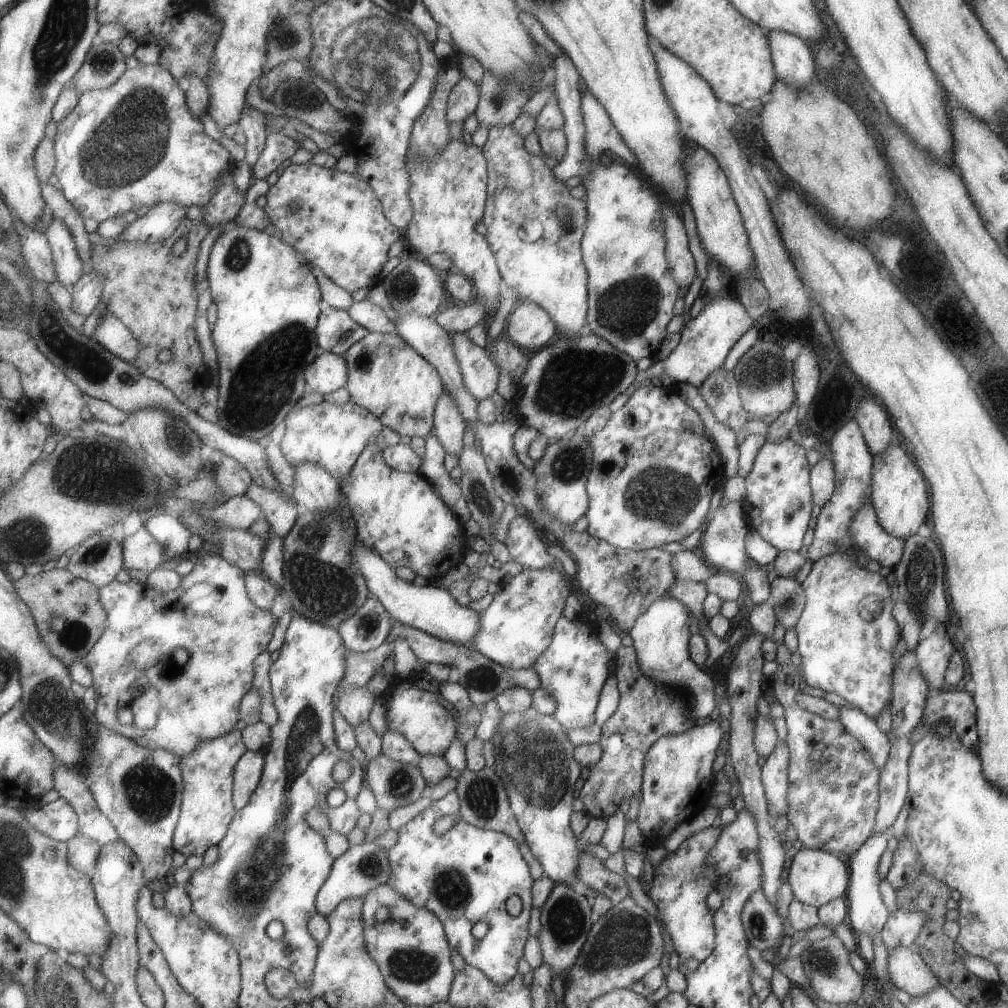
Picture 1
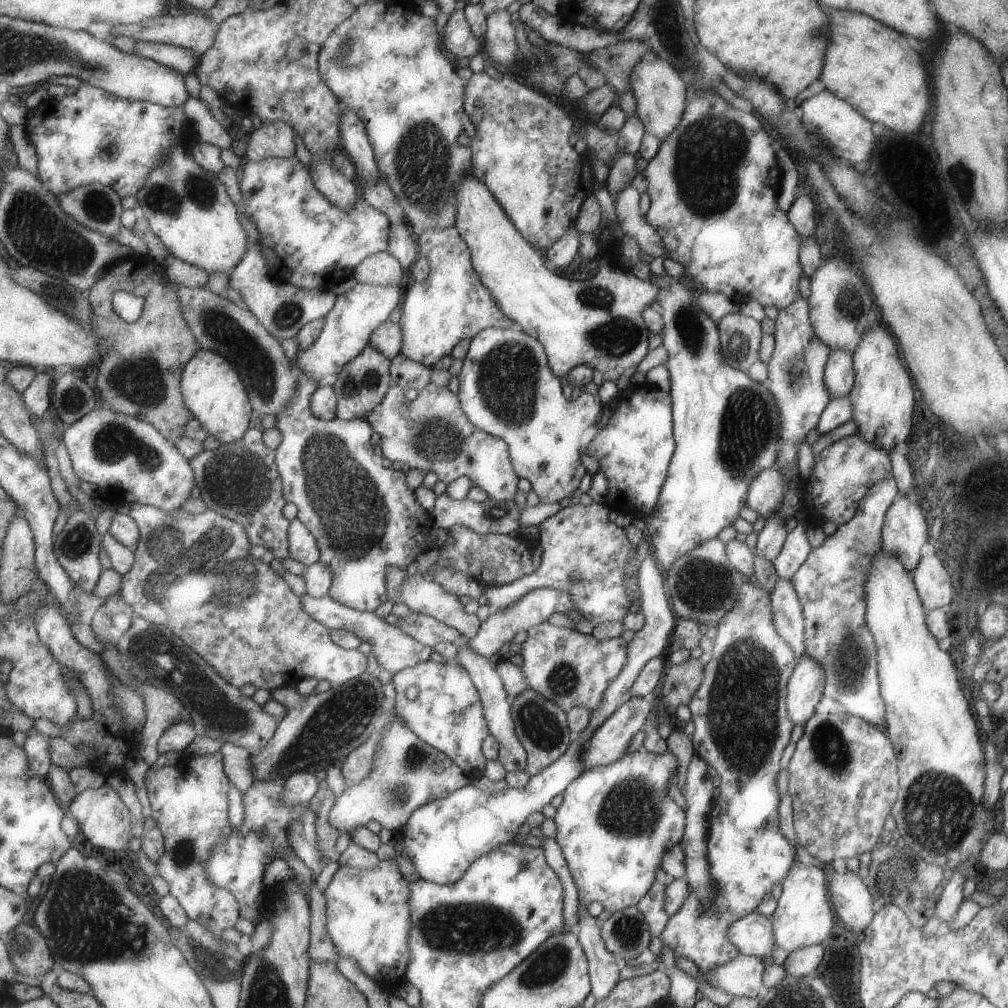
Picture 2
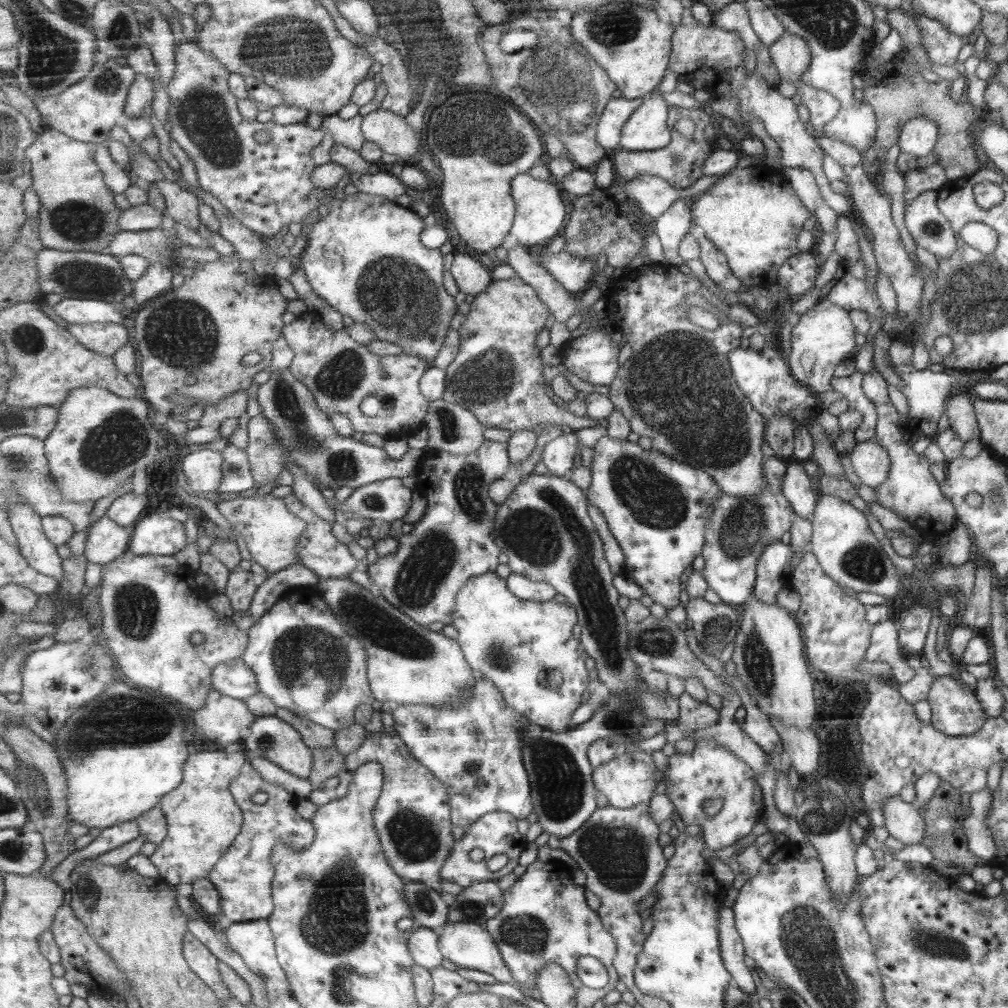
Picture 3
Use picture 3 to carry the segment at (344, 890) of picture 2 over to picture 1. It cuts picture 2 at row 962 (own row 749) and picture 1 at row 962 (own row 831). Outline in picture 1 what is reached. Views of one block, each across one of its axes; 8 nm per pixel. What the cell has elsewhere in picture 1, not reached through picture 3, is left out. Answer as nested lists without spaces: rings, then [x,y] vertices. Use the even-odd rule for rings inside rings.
[[[385,884],[364,897],[364,926],[369,954],[379,962],[389,988],[405,1004],[430,1007],[450,999],[456,977],[451,960],[453,950],[444,924],[433,912],[415,906],[396,888]],[[379,907],[389,910],[389,918],[383,922],[375,920],[375,911]]]

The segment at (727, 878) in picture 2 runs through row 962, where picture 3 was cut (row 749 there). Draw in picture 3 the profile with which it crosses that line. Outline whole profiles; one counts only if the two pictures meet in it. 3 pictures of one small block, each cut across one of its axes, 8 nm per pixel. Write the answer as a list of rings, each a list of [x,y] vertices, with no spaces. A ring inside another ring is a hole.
[[[698,738],[693,741],[694,747],[691,753],[675,753],[667,756],[666,797],[674,805],[682,823],[696,825],[700,829],[704,846],[715,851],[749,834],[753,824],[761,818],[758,804],[753,800],[754,774],[747,764],[741,762],[732,752],[717,744],[712,738]],[[707,799],[722,800],[720,809],[710,817],[703,809],[704,801]]]

